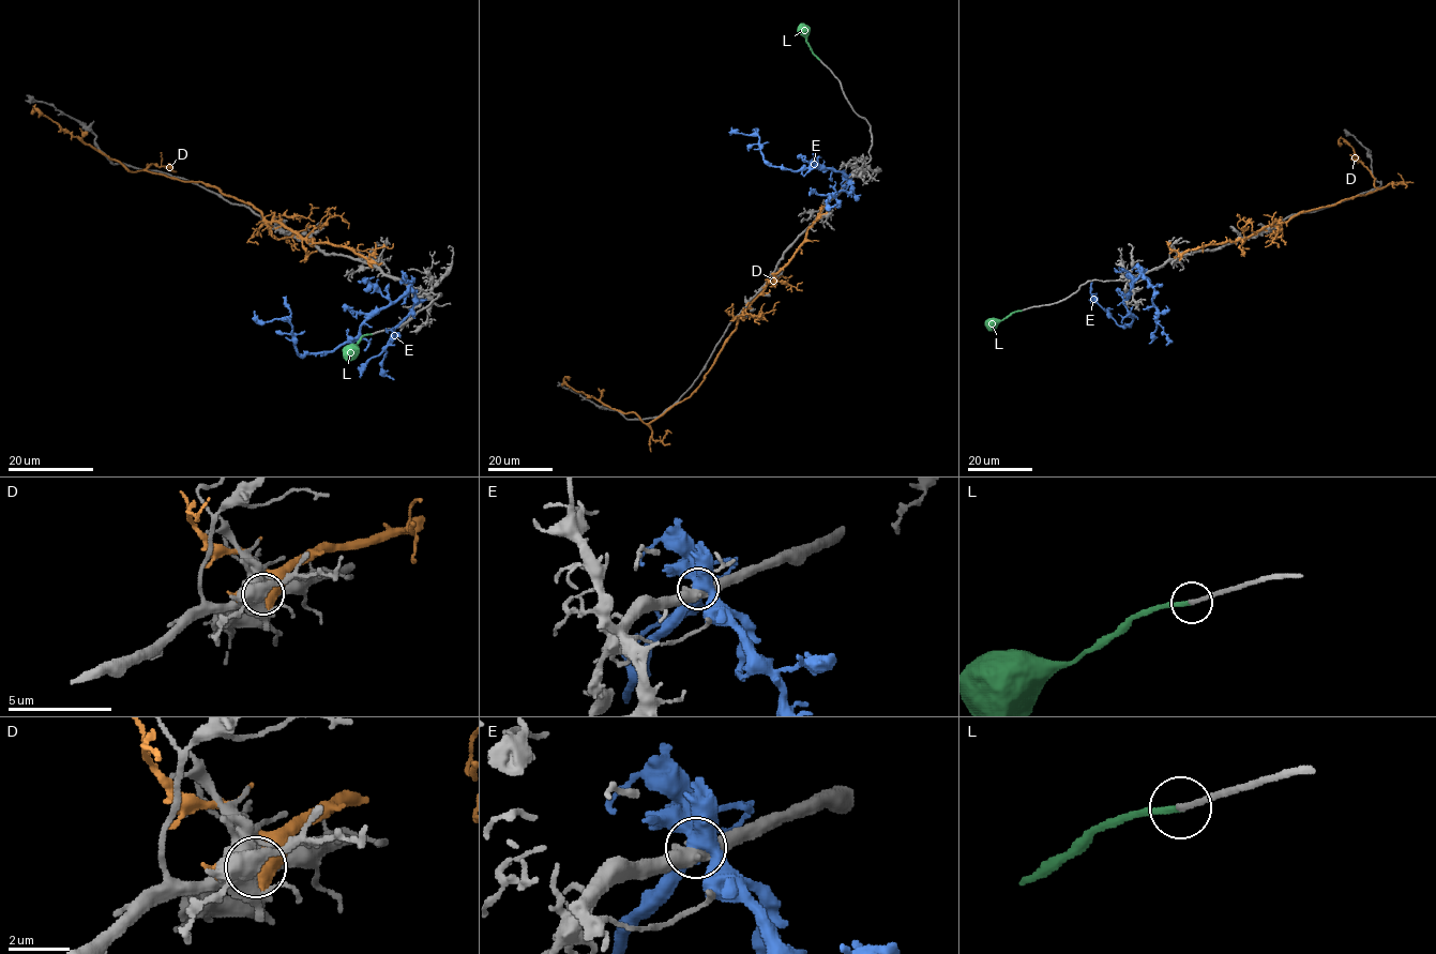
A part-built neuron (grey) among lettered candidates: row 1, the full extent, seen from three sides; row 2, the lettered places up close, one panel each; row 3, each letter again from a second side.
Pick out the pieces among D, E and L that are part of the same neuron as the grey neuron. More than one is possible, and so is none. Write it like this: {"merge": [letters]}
{"merge": ["L"]}

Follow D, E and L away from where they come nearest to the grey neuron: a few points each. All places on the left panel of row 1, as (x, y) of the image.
D: (371, 263), (346, 246), (306, 241), (215, 186), (145, 170), (129, 171), (34, 106), (40, 117)
E: (409, 285), (374, 313), (354, 337), (330, 351), (298, 353), (290, 323), (281, 319), (260, 322), (255, 311)
L: (371, 334), (364, 334), (354, 349), (348, 352)

